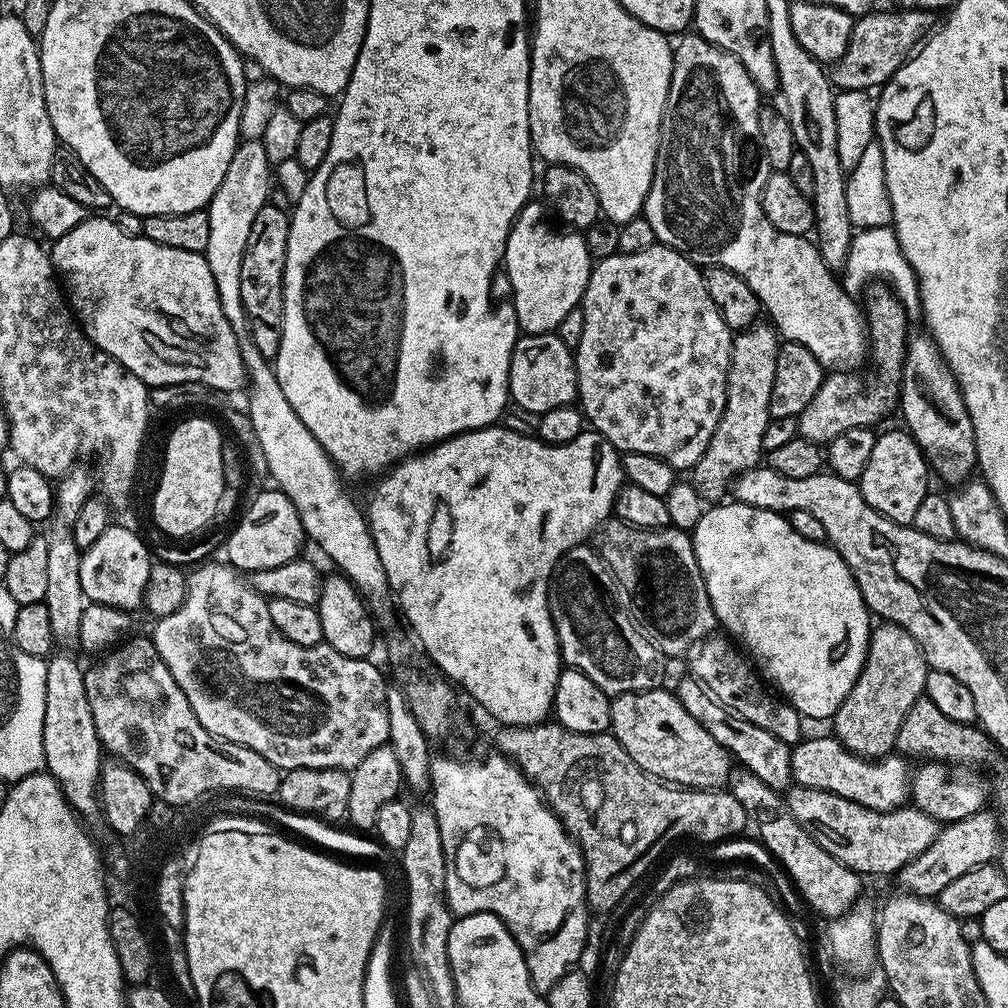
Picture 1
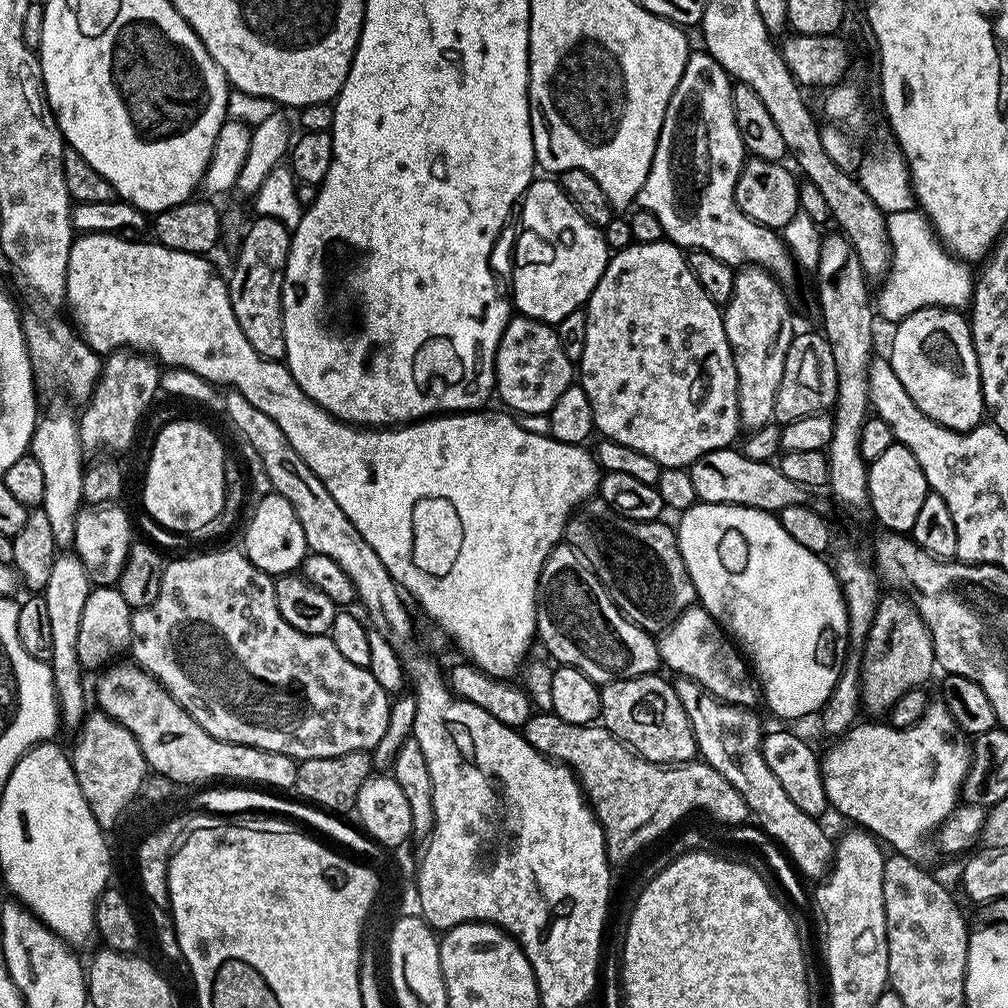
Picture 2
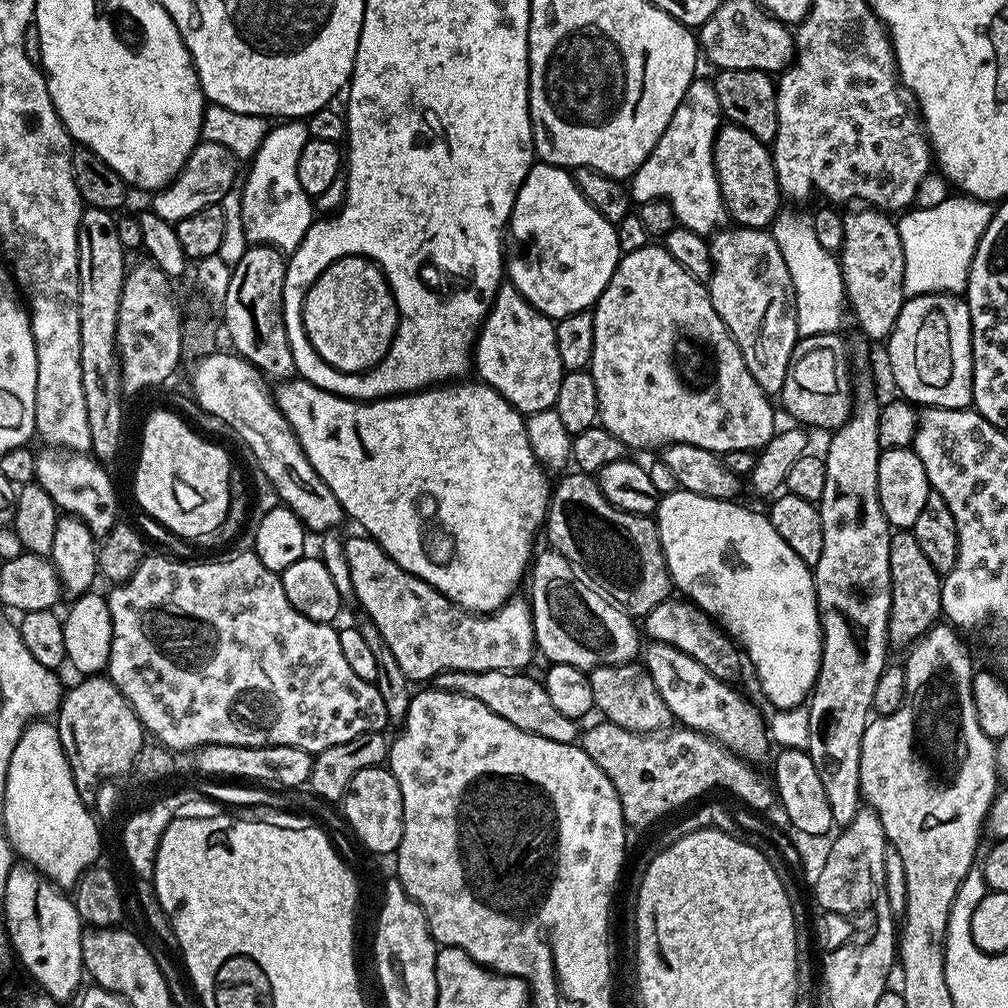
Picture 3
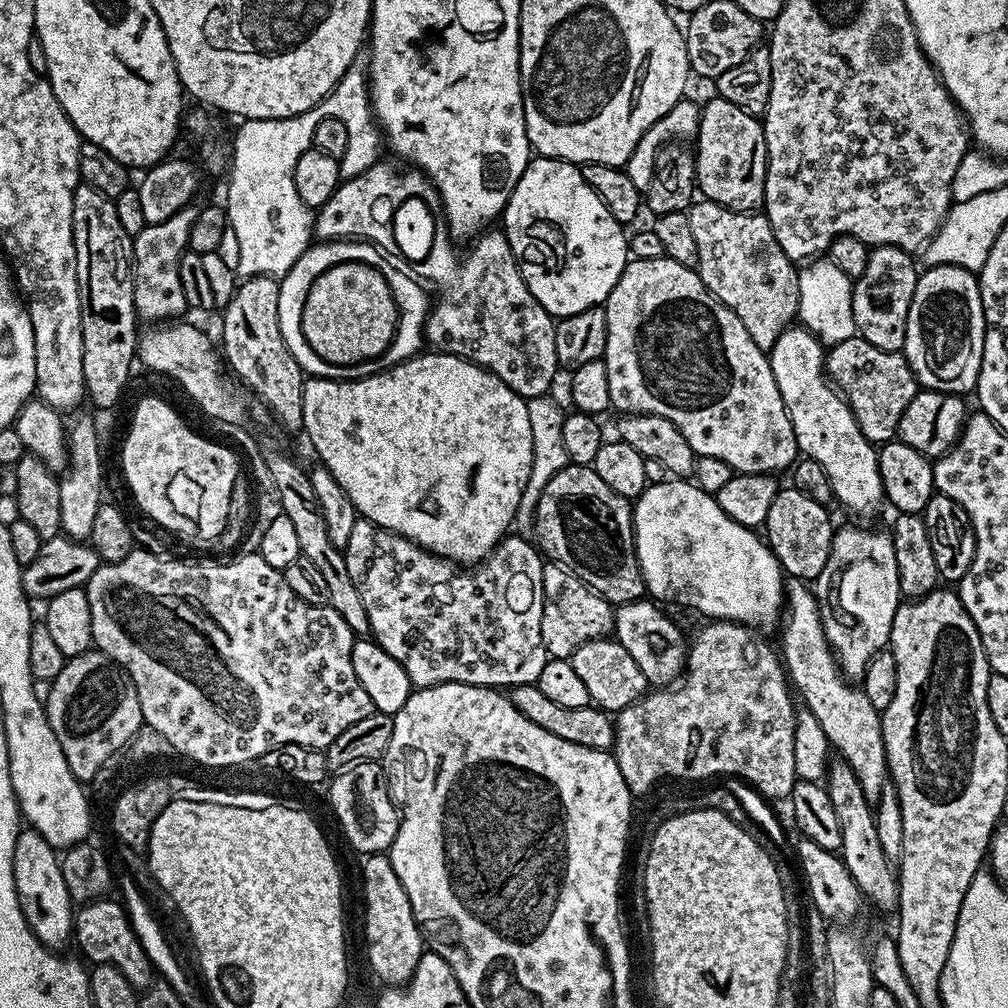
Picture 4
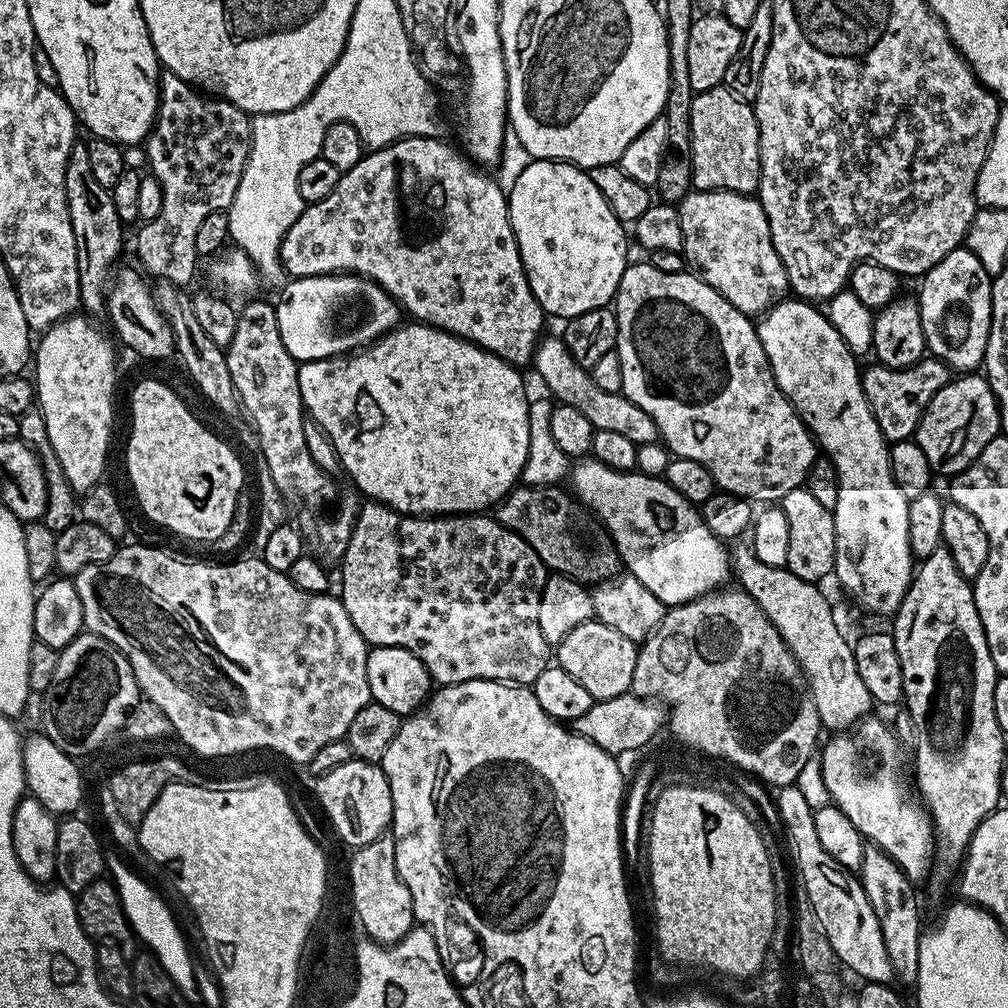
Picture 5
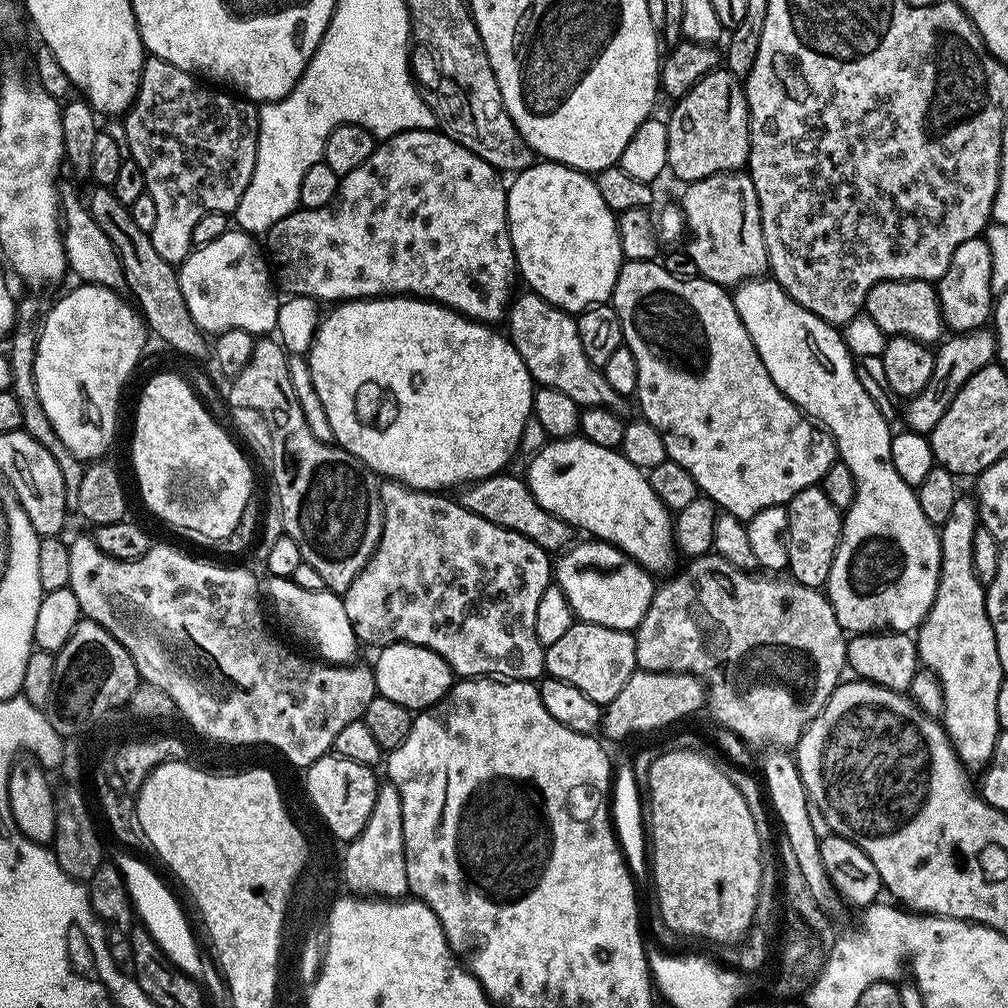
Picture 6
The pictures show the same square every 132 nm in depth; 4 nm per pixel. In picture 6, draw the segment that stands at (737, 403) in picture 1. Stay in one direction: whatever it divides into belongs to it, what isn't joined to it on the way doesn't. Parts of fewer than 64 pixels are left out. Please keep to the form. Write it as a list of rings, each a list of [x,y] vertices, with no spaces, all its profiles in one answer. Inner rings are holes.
[[[743,171],[720,172],[717,176],[707,176],[701,180],[691,181],[684,192],[682,211],[686,225],[686,251],[694,258],[694,266],[698,266],[703,279],[725,286],[739,286],[747,280],[763,277],[769,271],[768,251],[762,234],[760,207],[754,190],[752,177]]]

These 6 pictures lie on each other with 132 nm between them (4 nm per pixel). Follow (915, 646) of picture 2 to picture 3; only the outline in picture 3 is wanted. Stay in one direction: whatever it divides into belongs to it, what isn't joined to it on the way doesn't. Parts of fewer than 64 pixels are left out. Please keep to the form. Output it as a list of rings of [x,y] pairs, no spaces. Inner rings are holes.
[[[896,530],[890,538],[890,618],[888,619],[888,643],[893,649],[907,650],[925,636],[931,628],[936,627],[942,613],[942,576],[930,566],[918,538],[910,530]]]

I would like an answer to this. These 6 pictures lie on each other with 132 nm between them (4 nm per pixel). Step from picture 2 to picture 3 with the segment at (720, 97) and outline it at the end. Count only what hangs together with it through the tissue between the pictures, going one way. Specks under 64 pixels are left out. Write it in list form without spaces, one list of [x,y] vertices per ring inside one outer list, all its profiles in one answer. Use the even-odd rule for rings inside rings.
[[[693,79],[678,110],[674,110],[674,118],[670,118],[670,126],[662,134],[662,138],[658,138],[658,146],[654,146],[650,158],[646,158],[646,162],[642,162],[639,170],[631,176],[630,195],[633,201],[640,204],[668,203],[674,210],[679,227],[694,230],[699,236],[711,237],[726,220],[724,199],[714,166],[714,146],[716,145],[716,134],[722,127],[722,117],[715,83],[711,79],[700,79]]]

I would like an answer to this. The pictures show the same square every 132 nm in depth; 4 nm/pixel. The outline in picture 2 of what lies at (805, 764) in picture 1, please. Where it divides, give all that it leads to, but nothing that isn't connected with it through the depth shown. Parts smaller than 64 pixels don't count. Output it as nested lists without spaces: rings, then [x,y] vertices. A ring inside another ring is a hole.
[[[936,698],[925,708],[920,719],[908,728],[894,728],[891,723],[857,723],[848,729],[828,753],[823,753],[820,769],[826,786],[826,798],[848,820],[857,820],[863,831],[872,833],[893,853],[919,857],[924,843],[929,843],[936,829],[961,803],[964,779],[972,761],[972,744],[967,732],[958,727],[943,700]]]

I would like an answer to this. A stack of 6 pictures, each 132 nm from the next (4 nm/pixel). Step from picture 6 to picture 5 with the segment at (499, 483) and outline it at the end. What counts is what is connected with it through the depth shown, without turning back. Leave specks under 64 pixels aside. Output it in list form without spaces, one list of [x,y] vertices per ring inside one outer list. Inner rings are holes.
[[[517,486],[495,509],[494,518],[520,535],[553,573],[578,580],[585,586],[599,586],[619,577],[622,565],[611,534],[571,491],[562,489],[560,486]]]

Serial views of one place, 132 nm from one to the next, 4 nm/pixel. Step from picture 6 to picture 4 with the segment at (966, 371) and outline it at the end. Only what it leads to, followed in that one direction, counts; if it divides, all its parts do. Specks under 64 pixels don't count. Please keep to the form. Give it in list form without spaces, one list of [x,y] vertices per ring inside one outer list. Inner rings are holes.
[[[858,335],[827,349],[826,375],[848,401],[862,434],[876,446],[883,446],[896,436],[902,410],[914,402],[918,391],[916,375],[903,351],[883,352]]]

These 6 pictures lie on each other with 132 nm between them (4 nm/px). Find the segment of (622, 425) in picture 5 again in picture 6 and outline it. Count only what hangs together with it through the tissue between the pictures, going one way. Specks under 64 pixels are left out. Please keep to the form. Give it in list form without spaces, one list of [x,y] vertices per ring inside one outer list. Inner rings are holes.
[[[524,290],[521,296],[519,293],[513,299],[506,317],[507,324],[506,335],[526,362],[527,369],[537,385],[561,390],[562,394],[569,395],[582,410],[609,408],[622,418],[629,415],[629,401],[612,389],[610,382],[606,382],[603,371],[595,368],[582,351],[582,338],[578,338],[578,326],[573,313],[555,308],[536,292]]]

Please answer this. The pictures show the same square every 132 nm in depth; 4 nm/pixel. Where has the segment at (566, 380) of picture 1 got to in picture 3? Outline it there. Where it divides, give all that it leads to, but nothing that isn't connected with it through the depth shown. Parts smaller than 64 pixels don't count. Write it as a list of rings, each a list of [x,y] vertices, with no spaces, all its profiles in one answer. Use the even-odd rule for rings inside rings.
[[[511,282],[501,283],[488,313],[480,321],[474,345],[474,372],[480,375],[477,377],[483,383],[498,390],[498,394],[502,394],[502,398],[506,398],[506,402],[510,402],[521,414],[556,407],[558,386],[562,386],[565,371],[562,358],[558,358],[558,338],[553,317],[541,314]]]

